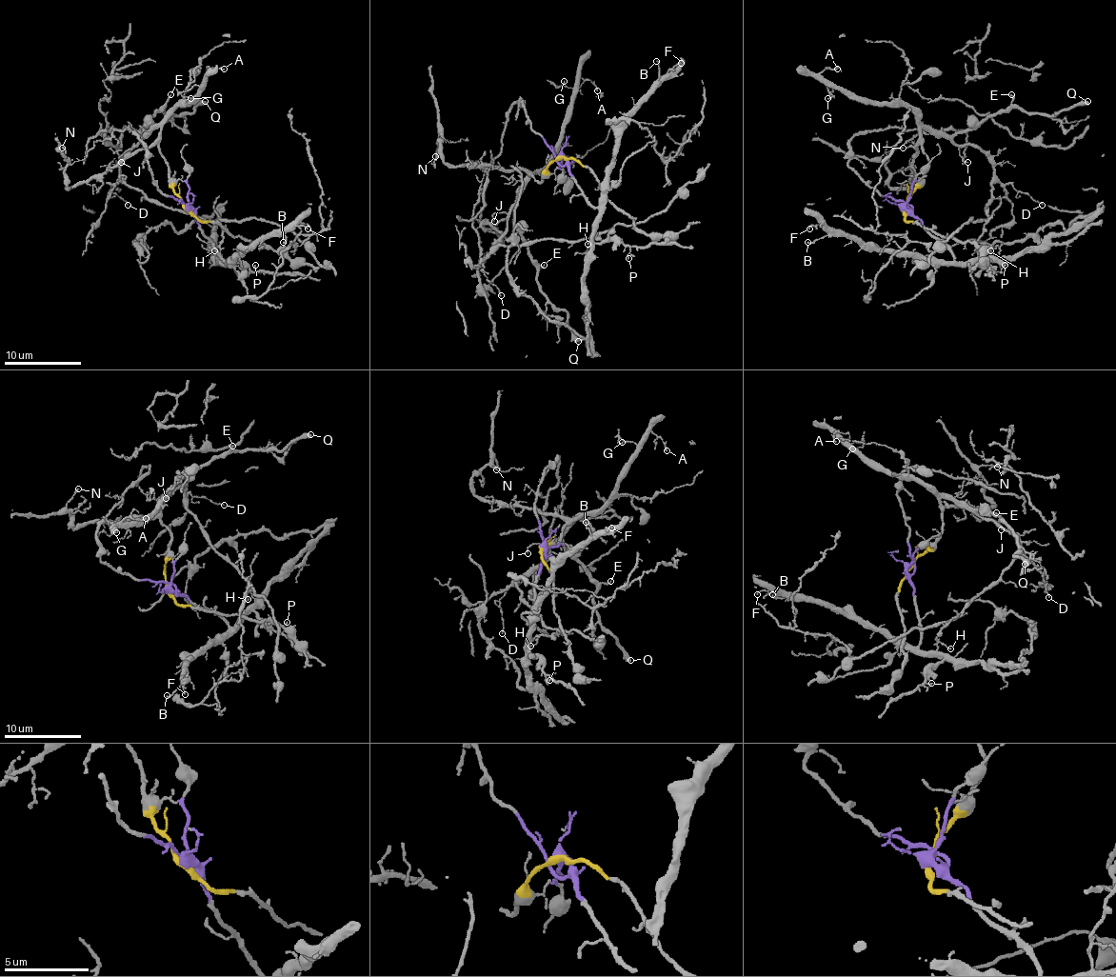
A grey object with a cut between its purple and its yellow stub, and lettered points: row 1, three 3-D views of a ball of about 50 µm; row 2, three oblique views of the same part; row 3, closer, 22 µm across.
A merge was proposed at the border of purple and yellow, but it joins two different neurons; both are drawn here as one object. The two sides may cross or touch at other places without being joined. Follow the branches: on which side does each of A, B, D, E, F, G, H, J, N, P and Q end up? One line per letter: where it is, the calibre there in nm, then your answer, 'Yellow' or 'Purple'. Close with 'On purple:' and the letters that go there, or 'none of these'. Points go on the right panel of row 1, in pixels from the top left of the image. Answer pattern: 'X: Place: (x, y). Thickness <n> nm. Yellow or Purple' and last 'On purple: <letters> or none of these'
A: Place: (837, 69). Thickness 100 nm. Yellow
B: Place: (807, 242). Thickness 110 nm. Purple
D: Place: (1042, 205). Thickness 100 nm. Yellow
E: Place: (1011, 94). Thickness 140 nm. Yellow
F: Place: (809, 229). Thickness 100 nm. Purple
G: Place: (827, 98). Thickness 90 nm. Yellow
H: Place: (990, 250). Thickness 90 nm. Purple
J: Place: (967, 162). Thickness 110 nm. Yellow
N: Place: (903, 148). Thickness 140 nm. Yellow
P: Place: (1005, 265). Thickness 100 nm. Purple
Q: Place: (1087, 101). Thickness 480 nm. Yellow
On purple: B, F, H, P

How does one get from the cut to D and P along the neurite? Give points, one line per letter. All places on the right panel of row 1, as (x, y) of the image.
D: (905, 207), (927, 167), (920, 129), (926, 128), (959, 145), (976, 145), (987, 156), (995, 176), (1042, 205)
P: (905, 207), (957, 261), (989, 261), (987, 263), (993, 272), (999, 272), (1005, 265)

